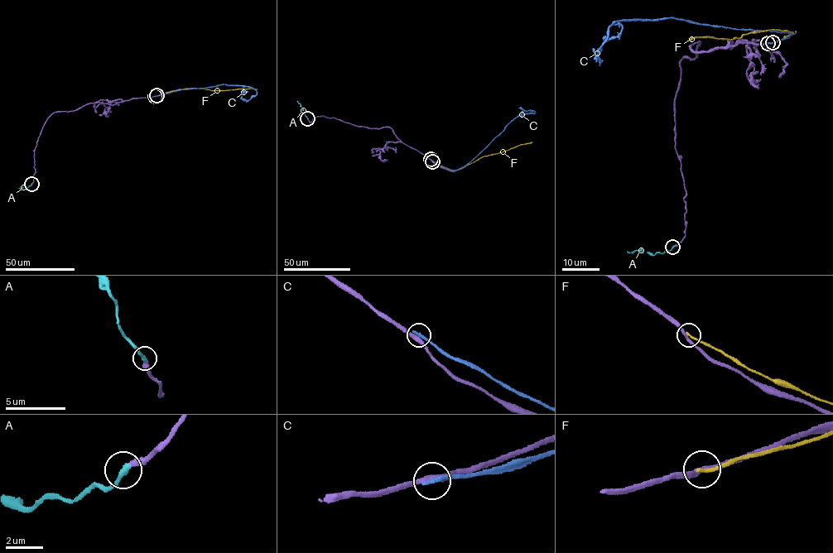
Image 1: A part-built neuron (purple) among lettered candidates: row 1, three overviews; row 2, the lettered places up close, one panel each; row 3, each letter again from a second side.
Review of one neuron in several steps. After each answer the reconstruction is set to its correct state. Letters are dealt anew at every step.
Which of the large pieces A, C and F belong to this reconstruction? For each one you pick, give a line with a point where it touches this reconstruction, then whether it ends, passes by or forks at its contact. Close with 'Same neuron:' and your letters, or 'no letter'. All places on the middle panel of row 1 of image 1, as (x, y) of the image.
A: Touches purple at (307, 118). It ends there
Same neuron: A

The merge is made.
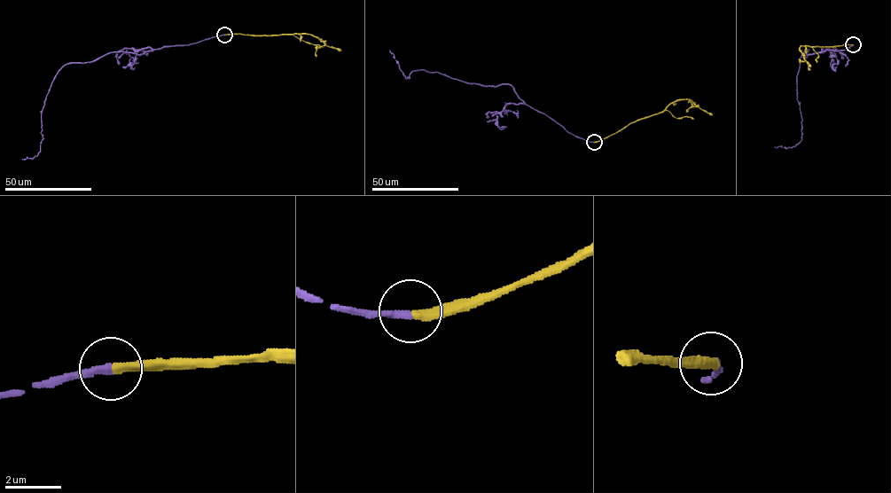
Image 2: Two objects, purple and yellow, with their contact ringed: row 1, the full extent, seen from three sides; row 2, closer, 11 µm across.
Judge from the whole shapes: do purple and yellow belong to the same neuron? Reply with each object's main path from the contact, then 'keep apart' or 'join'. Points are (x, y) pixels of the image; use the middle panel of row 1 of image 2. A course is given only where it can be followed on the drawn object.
course purple (594, 142), (576, 136), (527, 105), (510, 85), (468, 83), (425, 69), (413, 71), (405, 78), (389, 50); course yellow (594, 142), (631, 122), (661, 113), (678, 100), (691, 99), (712, 114); join

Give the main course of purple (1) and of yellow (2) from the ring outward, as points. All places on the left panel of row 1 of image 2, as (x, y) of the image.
1: (224, 35), (144, 54), (109, 52), (92, 61), (65, 65), (42, 110), (40, 152), (33, 159), (22, 159)
2: (224, 35), (313, 35), (327, 45), (341, 50)

